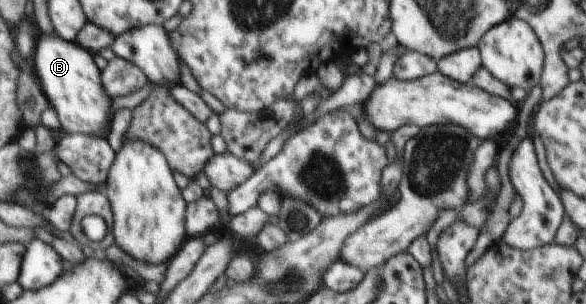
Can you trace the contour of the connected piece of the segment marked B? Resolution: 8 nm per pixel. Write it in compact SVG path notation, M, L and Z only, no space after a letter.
M40 32L29 62L43 94L58 114L62 129L66 133L107 139L113 122L113 99L105 92L101 82L101 70L94 63L93 56L94 54L87 52L76 42L64 41L57 34L44 35Z

